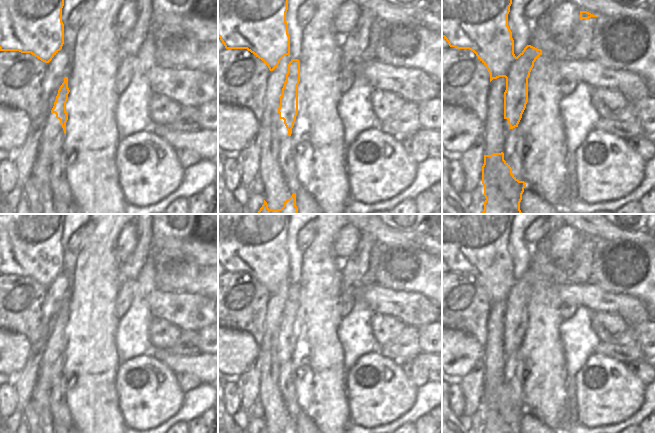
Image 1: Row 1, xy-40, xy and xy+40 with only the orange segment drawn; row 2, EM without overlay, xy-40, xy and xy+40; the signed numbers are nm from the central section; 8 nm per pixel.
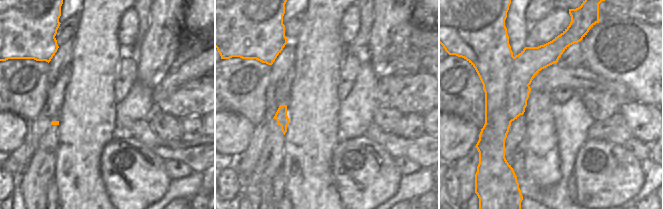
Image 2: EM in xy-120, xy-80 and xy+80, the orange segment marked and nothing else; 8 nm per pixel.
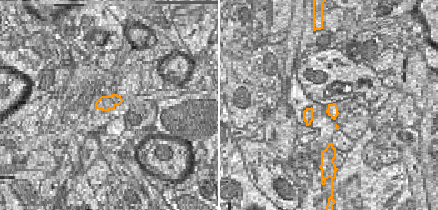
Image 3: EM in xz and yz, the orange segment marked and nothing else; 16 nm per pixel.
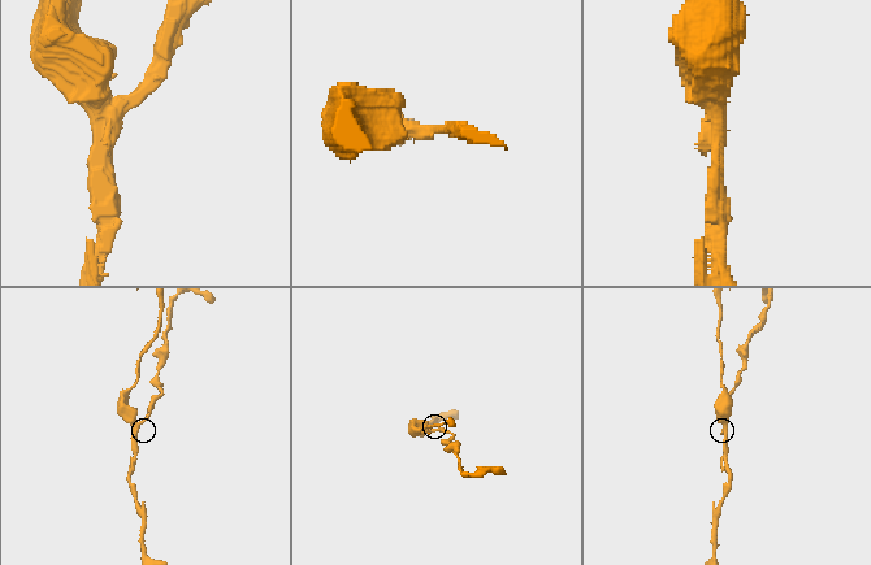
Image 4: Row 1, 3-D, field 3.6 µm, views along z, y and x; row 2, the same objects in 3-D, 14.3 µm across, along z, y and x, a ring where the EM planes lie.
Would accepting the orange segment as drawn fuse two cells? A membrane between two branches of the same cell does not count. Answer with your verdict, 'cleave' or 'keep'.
cleave

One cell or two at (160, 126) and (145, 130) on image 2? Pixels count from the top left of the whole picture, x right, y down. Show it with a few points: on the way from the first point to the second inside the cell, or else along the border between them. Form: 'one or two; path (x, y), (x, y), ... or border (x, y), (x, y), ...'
two; border (147, 120), (162, 138), (173, 141)

